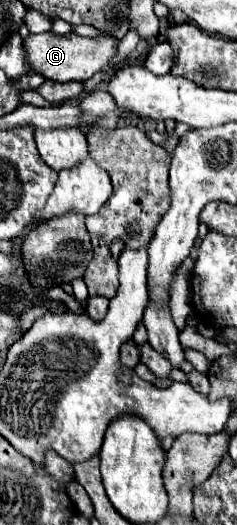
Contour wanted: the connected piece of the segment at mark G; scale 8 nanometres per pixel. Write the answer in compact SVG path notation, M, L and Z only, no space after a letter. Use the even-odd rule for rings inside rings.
M43 32L43 34L29 34L23 40L23 48L27 54L27 62L31 72L41 74L47 80L55 82L85 82L89 80L95 72L99 72L103 66L109 64L109 60L115 56L117 40L111 36L97 36L97 38L83 38L77 34L65 34L57 36L53 32Z

